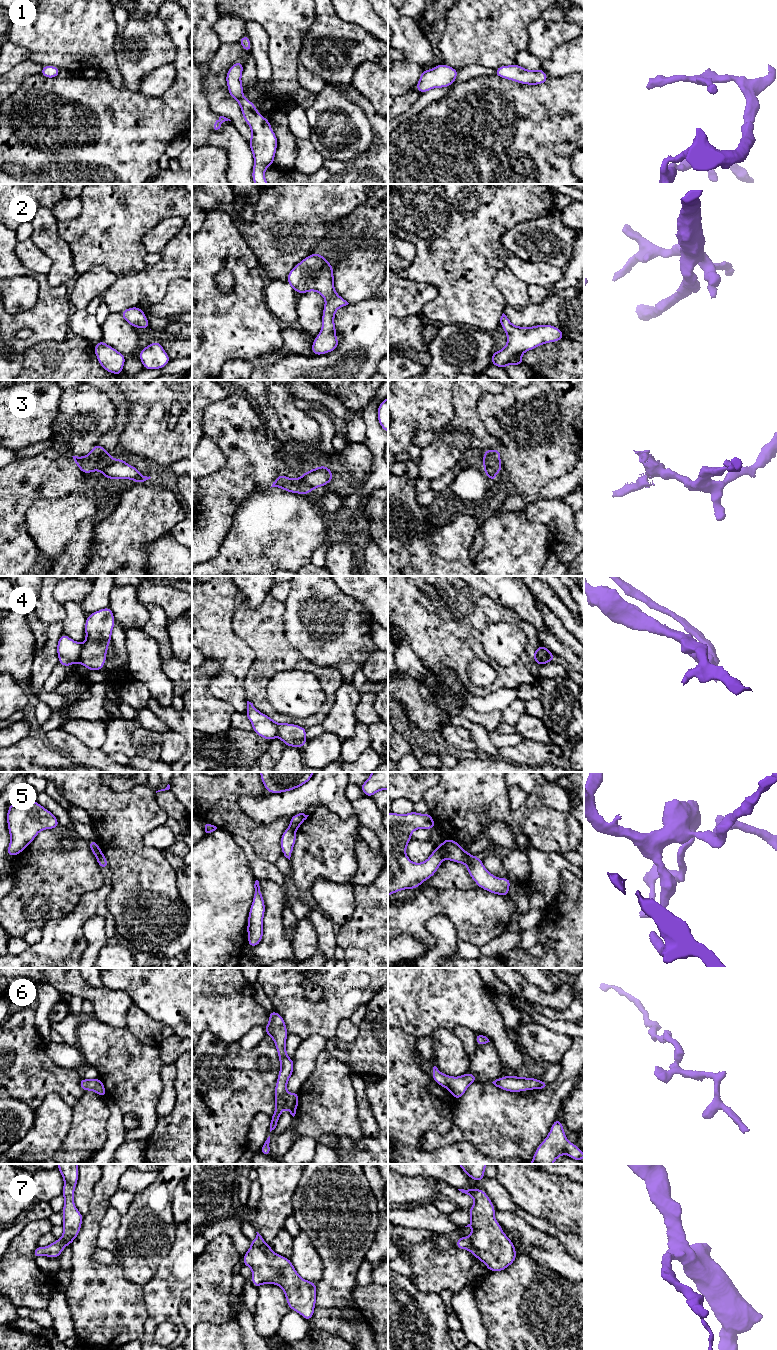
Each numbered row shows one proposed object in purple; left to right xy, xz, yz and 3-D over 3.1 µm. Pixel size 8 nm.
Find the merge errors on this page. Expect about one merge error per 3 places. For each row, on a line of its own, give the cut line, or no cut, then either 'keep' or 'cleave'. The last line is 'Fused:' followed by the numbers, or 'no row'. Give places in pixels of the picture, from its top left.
1: cut none; keep
2: cut none; keep
3: cut none; keep
4: cut xy (82, 645), (78, 661); cleave
5: cut yz (439, 846), (445, 857); cleave
6: cut none; keep
7: cut none; keep
Fused: 4, 5

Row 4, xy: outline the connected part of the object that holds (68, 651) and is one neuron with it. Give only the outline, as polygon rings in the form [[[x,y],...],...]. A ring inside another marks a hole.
[[[62,634],[57,643],[57,655],[59,664],[65,668],[79,662],[82,644]]]

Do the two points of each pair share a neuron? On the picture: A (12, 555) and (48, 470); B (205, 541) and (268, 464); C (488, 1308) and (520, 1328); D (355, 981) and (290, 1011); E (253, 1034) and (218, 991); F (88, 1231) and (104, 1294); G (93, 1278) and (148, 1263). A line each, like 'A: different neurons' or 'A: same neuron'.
A: same neuron
B: same neuron
C: same neuron
D: same neuron
E: different neurons
F: same neuron
G: different neurons

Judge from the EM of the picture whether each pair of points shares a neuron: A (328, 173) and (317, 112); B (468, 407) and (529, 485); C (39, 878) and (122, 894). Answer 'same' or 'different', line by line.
A: different
B: different
C: different

